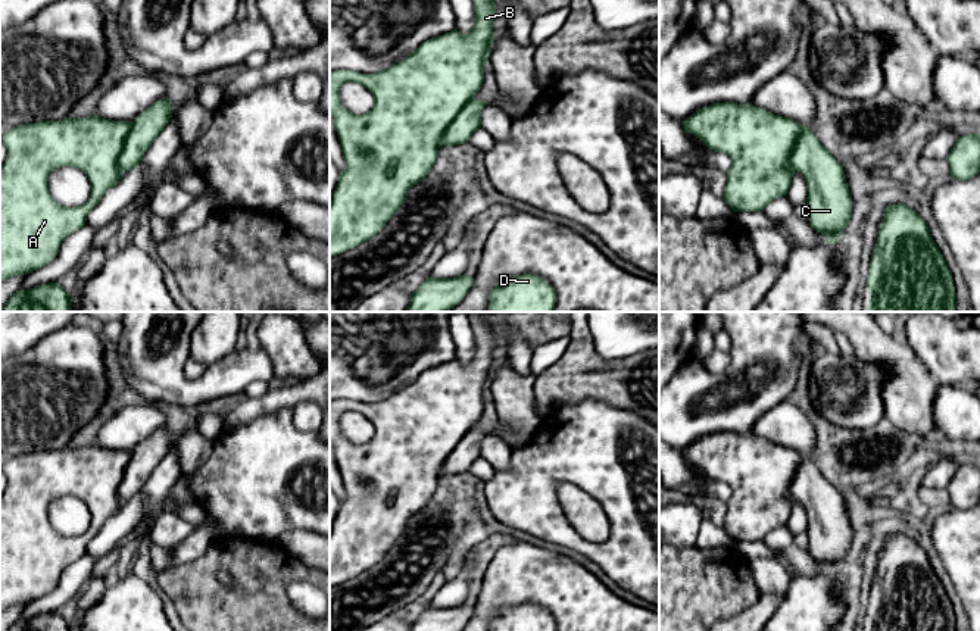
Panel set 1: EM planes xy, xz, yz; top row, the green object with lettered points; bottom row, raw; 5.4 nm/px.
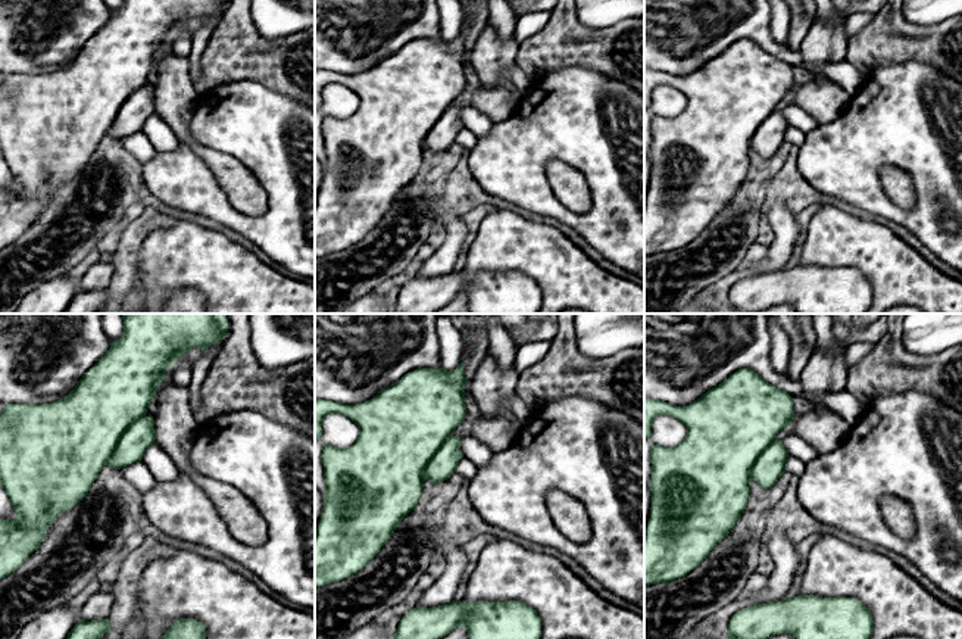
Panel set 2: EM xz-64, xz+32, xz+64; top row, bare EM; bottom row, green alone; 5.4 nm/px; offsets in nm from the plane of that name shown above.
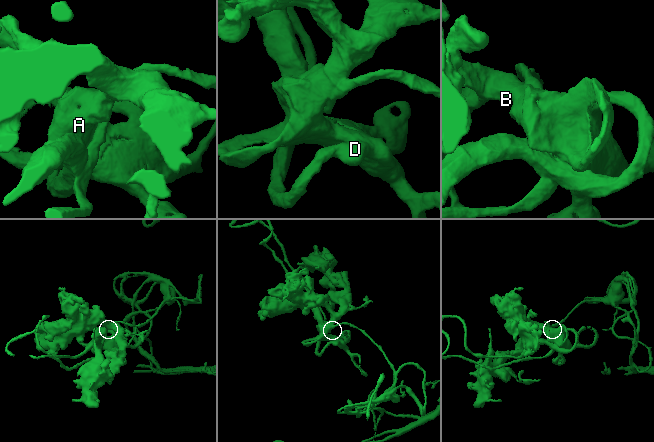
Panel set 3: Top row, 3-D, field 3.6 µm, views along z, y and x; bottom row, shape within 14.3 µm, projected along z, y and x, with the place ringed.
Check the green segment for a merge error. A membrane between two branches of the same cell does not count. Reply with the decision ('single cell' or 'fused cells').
single cell

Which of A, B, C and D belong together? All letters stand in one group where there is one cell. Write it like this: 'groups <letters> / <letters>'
groups A B C D

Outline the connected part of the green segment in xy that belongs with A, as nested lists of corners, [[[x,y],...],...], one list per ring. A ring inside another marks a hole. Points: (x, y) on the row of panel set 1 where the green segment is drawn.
[[[165,97],[155,101],[132,122],[93,115],[9,128],[0,138],[7,150],[6,160],[0,166],[0,282],[53,262],[60,244],[85,225],[88,213],[106,191],[119,182],[125,171],[140,165],[171,118],[172,103]],[[62,166],[74,166],[88,178],[91,190],[84,204],[66,207],[52,197],[47,185],[49,175]]]

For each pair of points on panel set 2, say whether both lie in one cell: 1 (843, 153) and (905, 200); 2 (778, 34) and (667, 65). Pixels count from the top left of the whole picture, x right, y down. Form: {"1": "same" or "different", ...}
{"1": "different", "2": "different"}

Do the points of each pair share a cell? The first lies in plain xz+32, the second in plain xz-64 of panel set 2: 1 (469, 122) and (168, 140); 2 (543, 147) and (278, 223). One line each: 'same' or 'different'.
1: same
2: same

